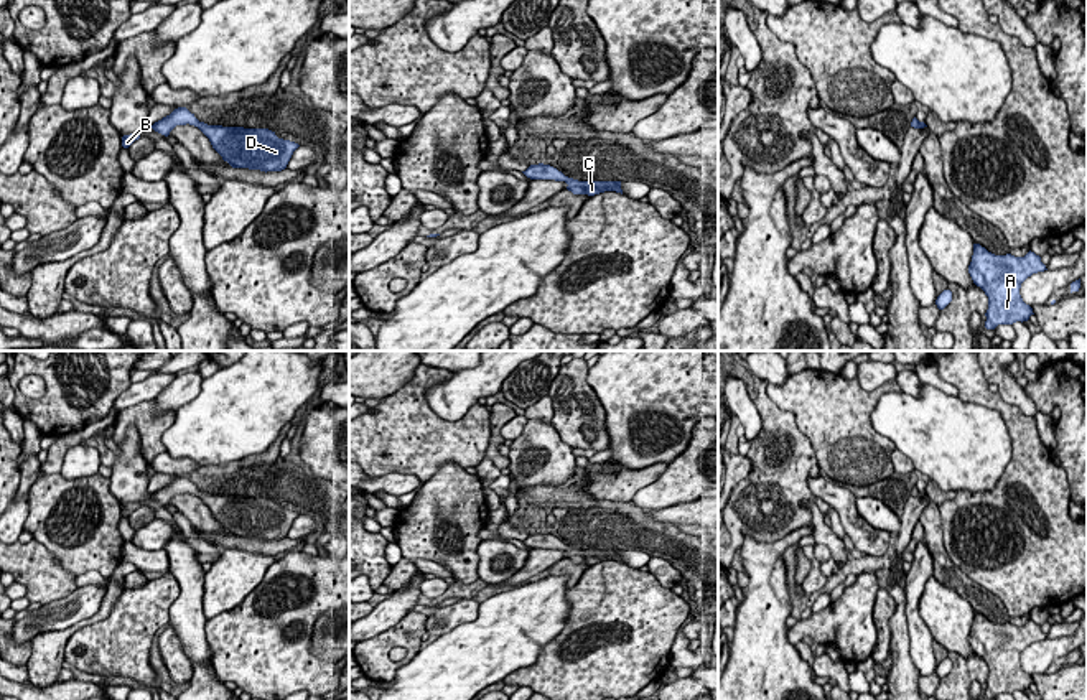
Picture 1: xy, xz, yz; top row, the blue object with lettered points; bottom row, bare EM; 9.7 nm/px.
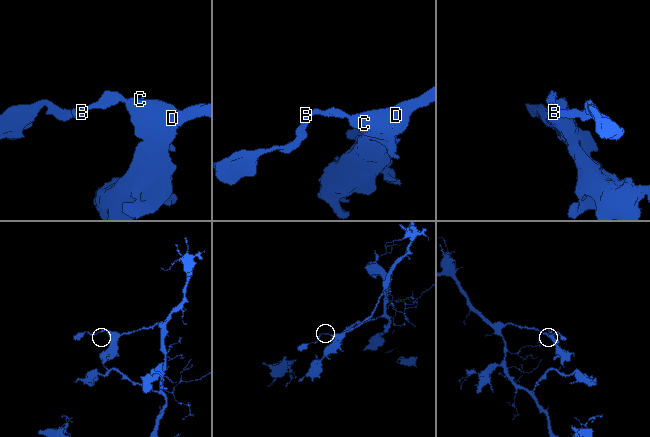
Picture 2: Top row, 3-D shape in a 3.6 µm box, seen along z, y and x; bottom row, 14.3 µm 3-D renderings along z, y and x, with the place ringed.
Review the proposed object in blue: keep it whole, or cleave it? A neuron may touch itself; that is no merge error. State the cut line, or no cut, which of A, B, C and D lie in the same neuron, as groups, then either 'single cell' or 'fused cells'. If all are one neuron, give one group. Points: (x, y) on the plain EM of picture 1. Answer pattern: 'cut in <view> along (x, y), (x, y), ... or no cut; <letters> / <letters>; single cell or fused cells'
no cut; A B C D; single cell

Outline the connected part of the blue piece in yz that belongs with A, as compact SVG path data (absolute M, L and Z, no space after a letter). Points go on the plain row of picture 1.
M973 613L968 642L988 665L985 697L995 698L998 693L1028 690L1034 682L1023 670L1019 657L1028 646L1044 639L1047 637L1041 626L1031 619L1024 626L995 624L980 613Z

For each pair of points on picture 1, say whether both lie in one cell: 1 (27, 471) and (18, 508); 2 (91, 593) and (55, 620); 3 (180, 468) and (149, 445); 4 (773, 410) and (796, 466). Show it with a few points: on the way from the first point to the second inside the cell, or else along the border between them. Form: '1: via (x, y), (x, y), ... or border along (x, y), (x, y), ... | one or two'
1: via (27, 480), (22, 499) | one
2: via (83, 602), (63, 613) | one
3: border along (165, 450), (150, 463) | two
4: via (781, 424), (794, 437), (796, 453) | one

